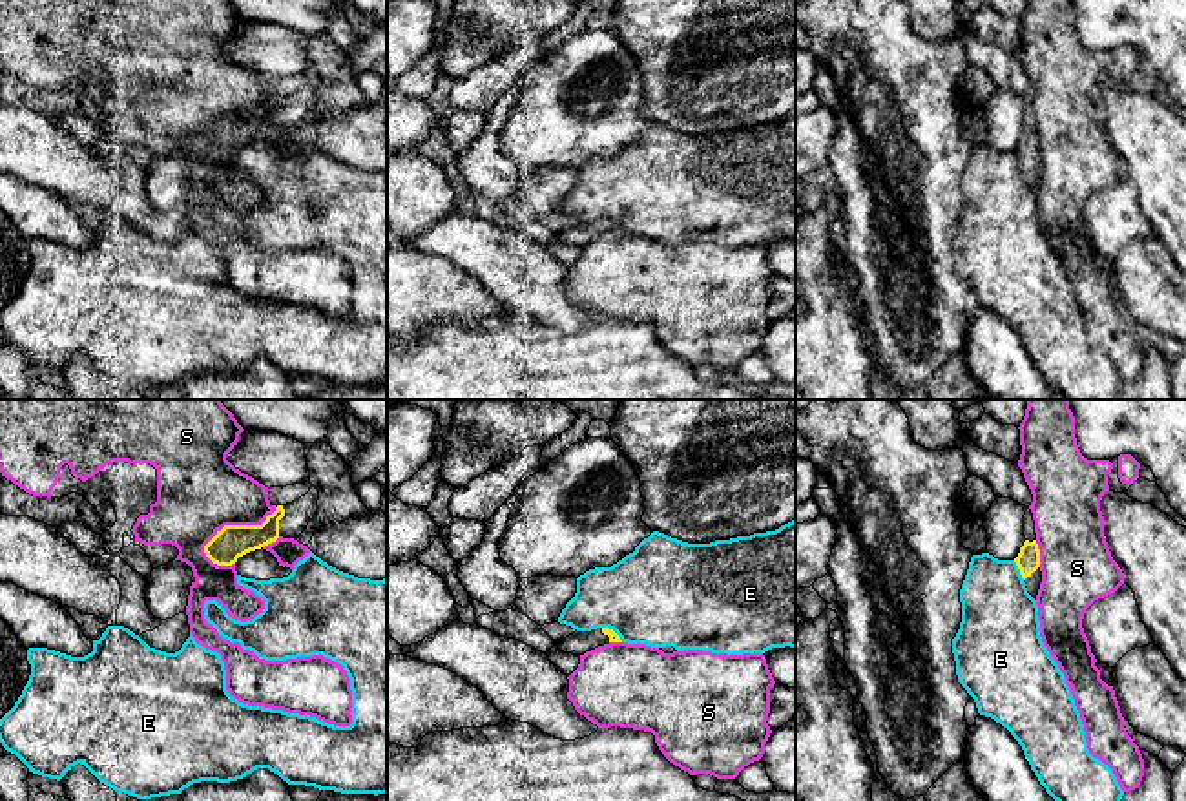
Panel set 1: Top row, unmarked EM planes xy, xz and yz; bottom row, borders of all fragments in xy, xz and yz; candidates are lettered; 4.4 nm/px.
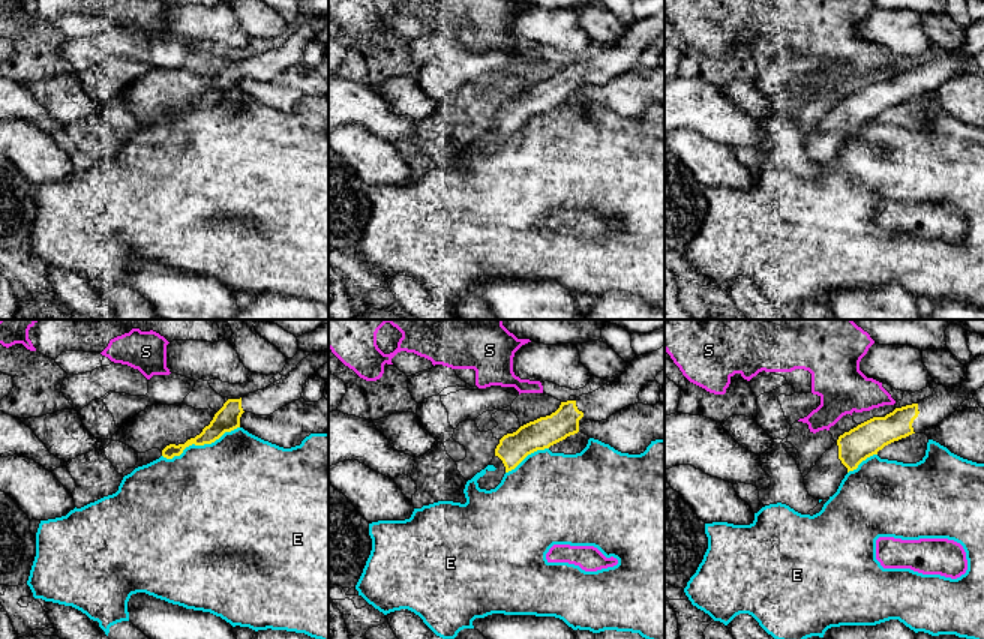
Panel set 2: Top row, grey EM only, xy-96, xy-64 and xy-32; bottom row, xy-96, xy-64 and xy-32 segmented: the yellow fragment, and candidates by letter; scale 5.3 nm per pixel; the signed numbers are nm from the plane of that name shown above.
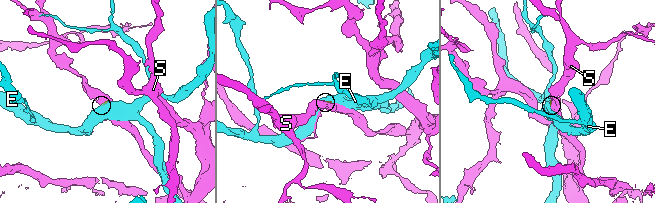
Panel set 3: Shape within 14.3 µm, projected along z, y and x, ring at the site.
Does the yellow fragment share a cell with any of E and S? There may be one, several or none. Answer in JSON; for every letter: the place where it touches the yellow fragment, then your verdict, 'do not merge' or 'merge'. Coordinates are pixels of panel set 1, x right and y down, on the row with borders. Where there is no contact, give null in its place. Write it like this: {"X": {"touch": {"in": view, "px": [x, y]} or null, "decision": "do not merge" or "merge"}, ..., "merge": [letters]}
{"E": {"touch": {"in": "yz", "px": [1019, 568]}, "decision": "do not merge"}, "S": {"touch": {"in": "xy", "px": [236, 526]}, "decision": "do not merge"}, "merge": []}

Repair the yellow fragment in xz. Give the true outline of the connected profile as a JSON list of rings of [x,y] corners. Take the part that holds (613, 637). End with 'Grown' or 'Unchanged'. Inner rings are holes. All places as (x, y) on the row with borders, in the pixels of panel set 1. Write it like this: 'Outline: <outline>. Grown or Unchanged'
Outline: [[[597,628],[591,631],[575,631],[573,635],[562,639],[557,646],[564,653],[584,655],[598,646],[609,642],[622,642],[620,637],[609,628]]]. Grown

